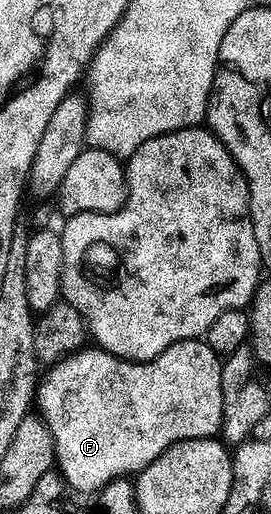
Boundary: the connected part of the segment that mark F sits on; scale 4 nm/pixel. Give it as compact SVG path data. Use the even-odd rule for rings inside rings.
M190 338L181 340L165 352L161 352L153 360L148 362L126 362L124 358L118 358L102 348L84 348L78 353L68 358L63 358L60 362L54 363L47 375L42 375L38 383L37 410L44 422L46 422L49 432L55 438L55 461L58 471L66 480L68 486L80 492L98 492L107 486L115 478L138 475L140 470L145 469L161 452L168 450L173 444L181 440L193 440L194 438L214 438L223 429L223 393L221 392L221 368L223 363L221 356L209 348L209 344L203 338Z

